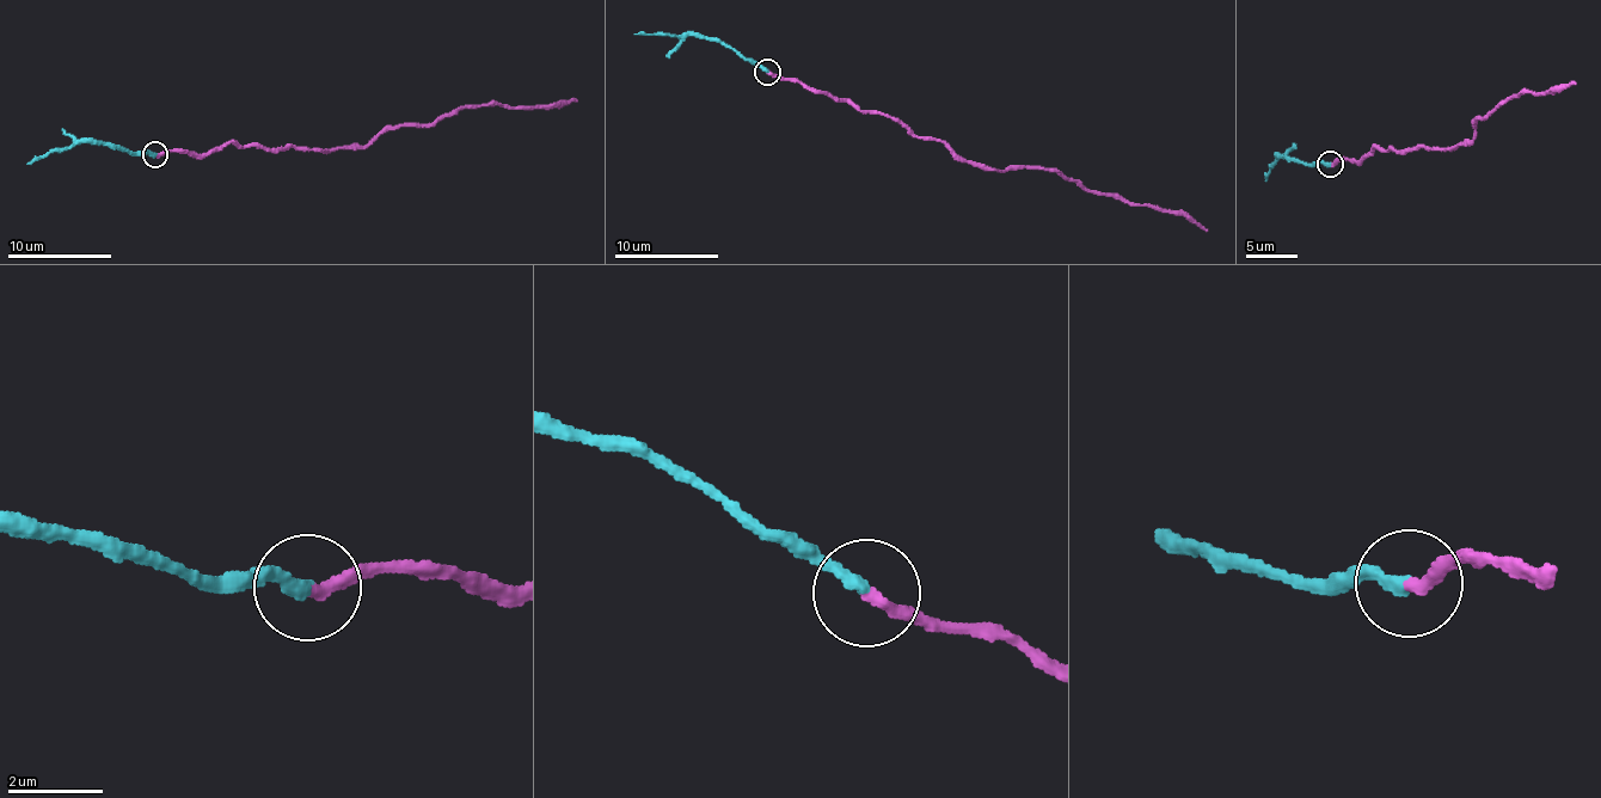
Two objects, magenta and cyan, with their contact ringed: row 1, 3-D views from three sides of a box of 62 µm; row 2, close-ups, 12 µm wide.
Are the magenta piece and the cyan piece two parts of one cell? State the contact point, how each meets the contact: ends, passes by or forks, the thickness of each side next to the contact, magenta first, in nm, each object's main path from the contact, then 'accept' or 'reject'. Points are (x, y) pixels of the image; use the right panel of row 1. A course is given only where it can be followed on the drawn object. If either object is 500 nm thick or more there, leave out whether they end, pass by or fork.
(1330, 164) | magenta ends | cyan ends | 280/280 nm | magenta via (1330, 165), (1342, 158), (1361, 160), (1376, 148), (1465, 143), (1474, 137), (1479, 118), (1509, 98), (1576, 83) | cyan via (1330, 165), (1293, 161), (1276, 154), (1267, 180) | accept

